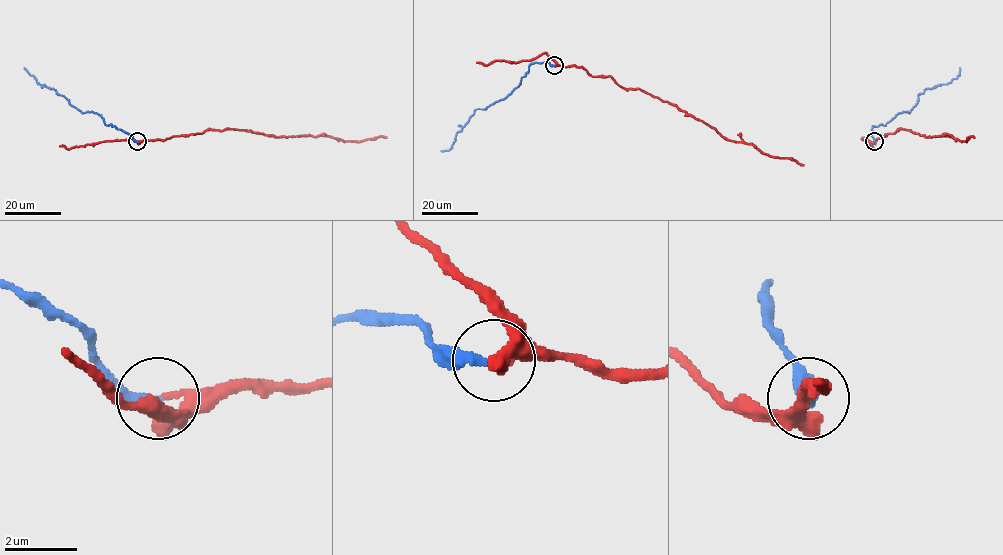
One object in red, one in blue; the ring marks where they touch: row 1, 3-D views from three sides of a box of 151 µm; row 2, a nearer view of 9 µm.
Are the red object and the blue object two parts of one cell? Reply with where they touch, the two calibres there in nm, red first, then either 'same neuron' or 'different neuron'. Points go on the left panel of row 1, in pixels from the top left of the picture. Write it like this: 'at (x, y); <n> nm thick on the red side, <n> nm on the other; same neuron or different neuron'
at (137, 141); 200 nm thick on the red side, 280 nm on the other; same neuron

